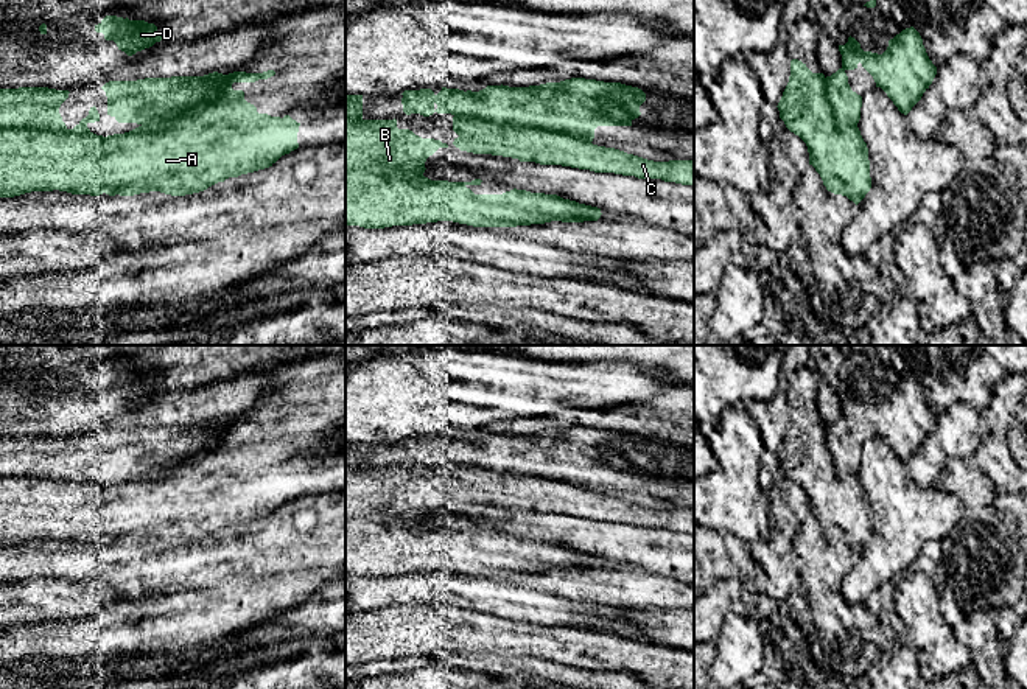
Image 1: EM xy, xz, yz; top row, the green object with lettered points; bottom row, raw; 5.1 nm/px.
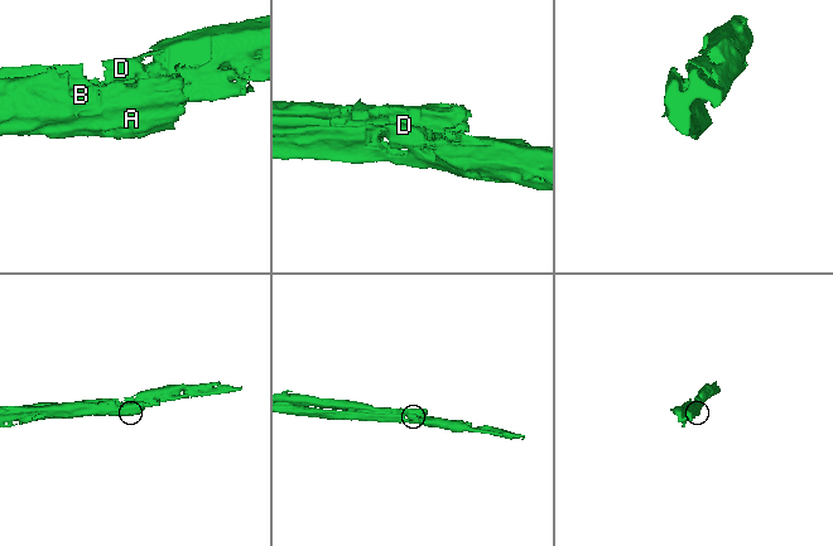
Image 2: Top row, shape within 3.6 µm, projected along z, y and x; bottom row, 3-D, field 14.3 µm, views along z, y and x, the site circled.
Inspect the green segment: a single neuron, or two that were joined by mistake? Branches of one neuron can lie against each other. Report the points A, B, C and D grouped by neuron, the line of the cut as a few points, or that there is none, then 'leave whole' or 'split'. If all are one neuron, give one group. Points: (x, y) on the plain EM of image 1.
groups A / B C D; cut xz (455, 464), (508, 475), (560, 479), (590, 490); split

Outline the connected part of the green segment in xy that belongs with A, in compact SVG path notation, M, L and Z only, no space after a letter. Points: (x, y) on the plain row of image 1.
M274 418L263 421L233 420L223 426L219 445L201 451L188 459L142 473L124 482L96 484L93 481L56 481L45 477L0 476L0 546L14 546L31 540L67 540L72 543L134 544L160 540L171 544L185 544L207 538L229 526L254 521L272 515L282 504L299 496L300 471L289 463L271 465L258 462L257 456L244 448L243 439L233 439L233 431L255 431L274 425Z

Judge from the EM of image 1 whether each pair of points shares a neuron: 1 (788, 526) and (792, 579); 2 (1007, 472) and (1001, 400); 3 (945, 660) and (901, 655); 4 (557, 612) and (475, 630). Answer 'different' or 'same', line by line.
1: same
2: same
3: different
4: different

